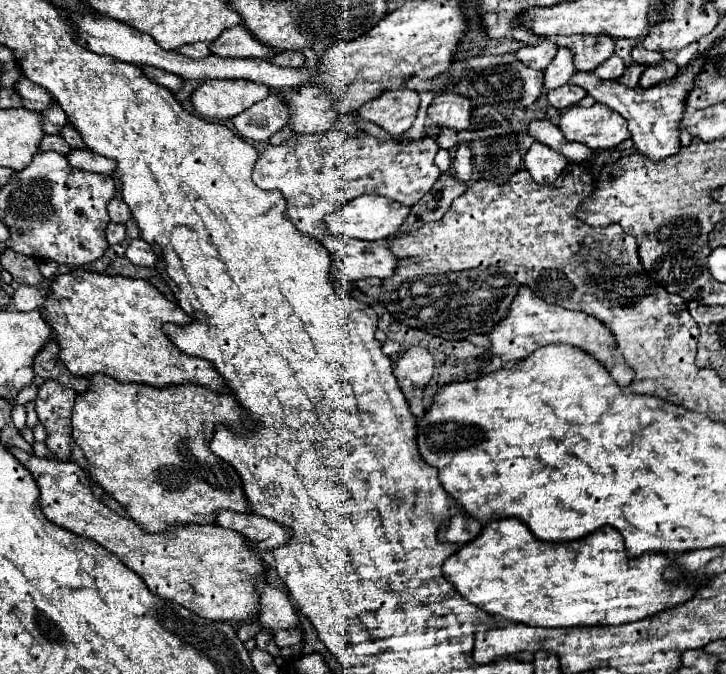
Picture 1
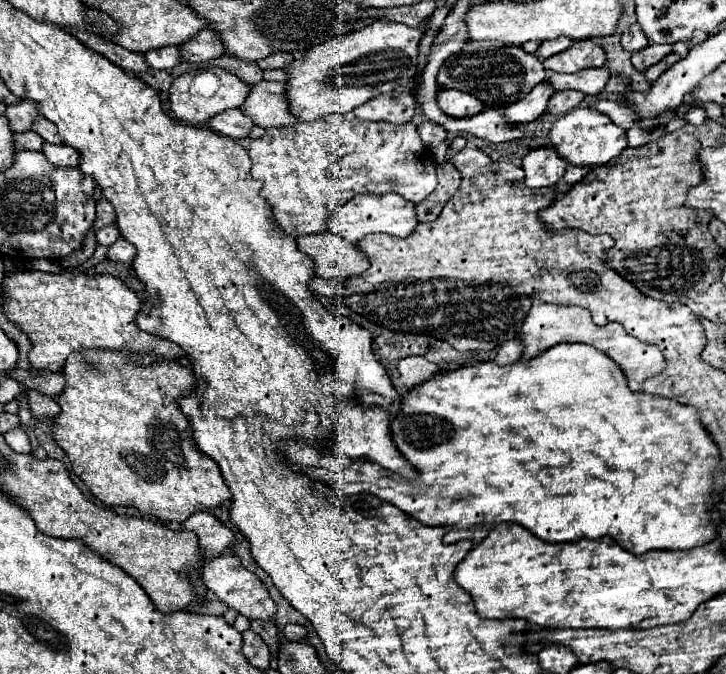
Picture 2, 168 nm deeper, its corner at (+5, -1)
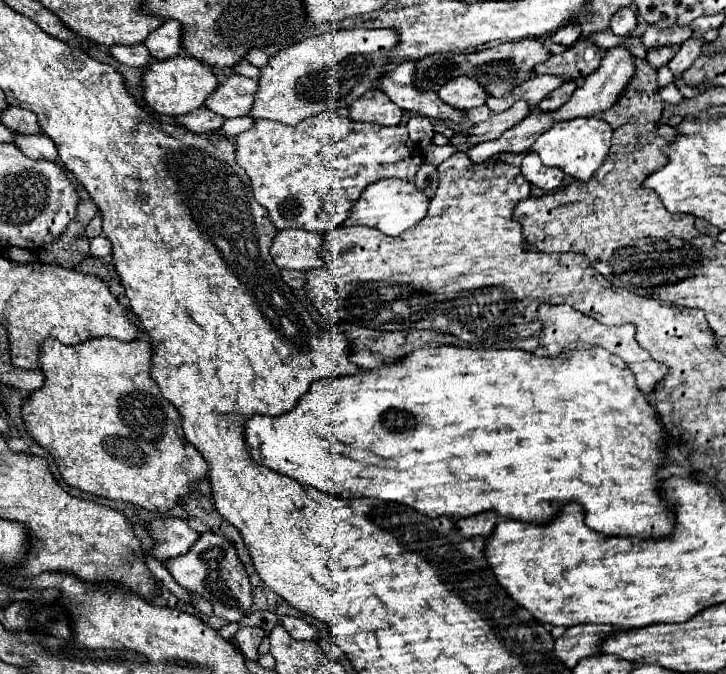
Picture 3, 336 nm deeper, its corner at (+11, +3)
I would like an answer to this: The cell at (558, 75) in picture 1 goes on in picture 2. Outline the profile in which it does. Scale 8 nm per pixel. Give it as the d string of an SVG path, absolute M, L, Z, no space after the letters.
M544 79L542 83L538 83L530 95L526 95L522 101L510 105L504 115L506 121L514 121L514 123L530 123L534 119L538 119L544 111L546 111L546 103L550 99L550 95L554 93L554 87L548 79Z

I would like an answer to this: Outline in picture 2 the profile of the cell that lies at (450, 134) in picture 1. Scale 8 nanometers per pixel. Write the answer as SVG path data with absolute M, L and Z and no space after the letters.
M432 121L420 123L418 133L420 133L420 137L422 137L422 141L424 141L424 145L428 149L432 149L432 147L440 145L442 141L446 141L446 129L442 125L438 125L438 123L432 123Z

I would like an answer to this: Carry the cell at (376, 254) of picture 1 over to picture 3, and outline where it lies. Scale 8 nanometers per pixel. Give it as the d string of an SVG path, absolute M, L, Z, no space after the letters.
M284 229L278 231L270 257L278 269L314 269L324 265L318 257L318 245L322 243L322 235L304 231L304 229Z

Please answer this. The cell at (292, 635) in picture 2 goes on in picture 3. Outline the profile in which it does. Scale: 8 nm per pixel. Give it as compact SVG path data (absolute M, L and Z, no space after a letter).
M282 617L282 625L292 635L292 639L298 639L298 641L312 641L320 637L318 629L300 617Z

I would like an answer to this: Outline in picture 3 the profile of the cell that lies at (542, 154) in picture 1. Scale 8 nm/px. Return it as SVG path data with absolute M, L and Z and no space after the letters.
M526 153L524 161L522 161L522 175L534 185L534 187L540 187L540 189L546 189L546 191L554 191L562 185L562 179L564 179L564 171L562 169L552 169L552 167L546 167L540 157L536 157L536 153Z

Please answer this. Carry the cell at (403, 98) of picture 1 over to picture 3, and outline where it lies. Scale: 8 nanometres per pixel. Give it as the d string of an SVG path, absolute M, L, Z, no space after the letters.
M368 89L364 97L360 97L360 101L354 101L350 105L350 119L388 127L400 123L402 111L380 89Z

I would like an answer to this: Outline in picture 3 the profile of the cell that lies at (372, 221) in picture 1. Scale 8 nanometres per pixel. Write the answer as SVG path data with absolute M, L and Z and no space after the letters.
M380 179L378 183L372 183L368 189L364 189L360 199L356 201L356 207L352 209L352 215L344 225L366 225L382 231L384 235L398 237L406 229L414 227L426 215L428 201L428 195L418 191L412 181Z

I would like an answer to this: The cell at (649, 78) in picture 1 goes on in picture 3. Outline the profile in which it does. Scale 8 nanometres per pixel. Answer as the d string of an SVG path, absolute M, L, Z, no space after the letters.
M664 45L664 47L656 47L648 51L648 63L654 69L660 69L664 65L668 65L668 61L676 55L676 51L680 49L680 45Z

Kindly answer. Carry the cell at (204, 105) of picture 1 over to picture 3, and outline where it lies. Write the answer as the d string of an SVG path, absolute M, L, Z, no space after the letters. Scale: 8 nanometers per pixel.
M176 55L164 61L154 61L148 65L144 75L140 77L140 85L144 89L144 101L160 115L184 115L204 105L206 97L216 89L218 79L212 71L194 57Z

